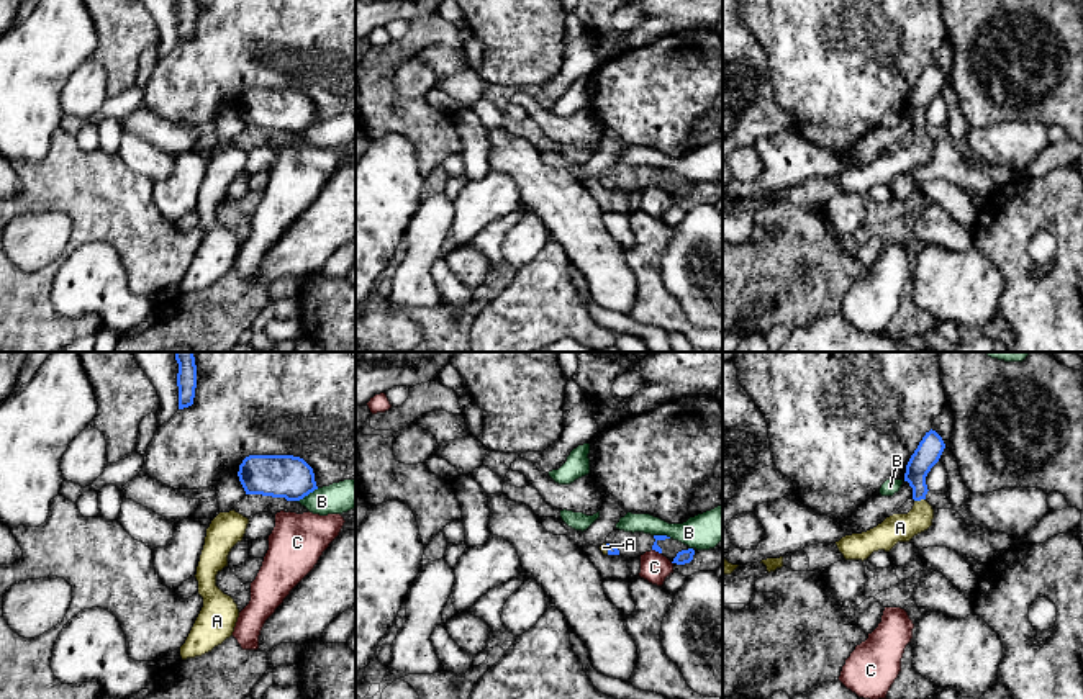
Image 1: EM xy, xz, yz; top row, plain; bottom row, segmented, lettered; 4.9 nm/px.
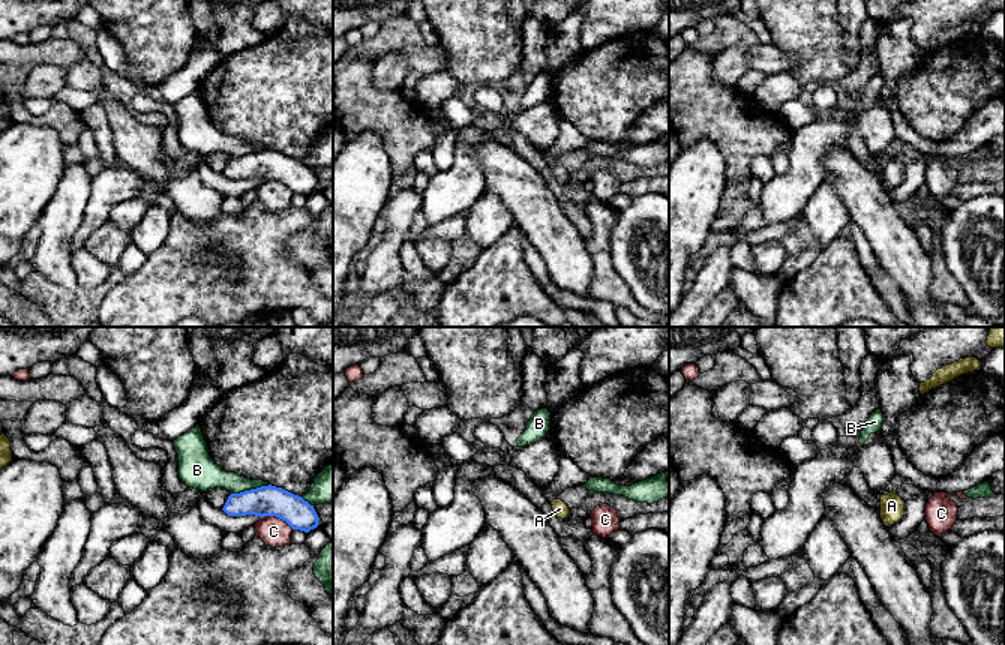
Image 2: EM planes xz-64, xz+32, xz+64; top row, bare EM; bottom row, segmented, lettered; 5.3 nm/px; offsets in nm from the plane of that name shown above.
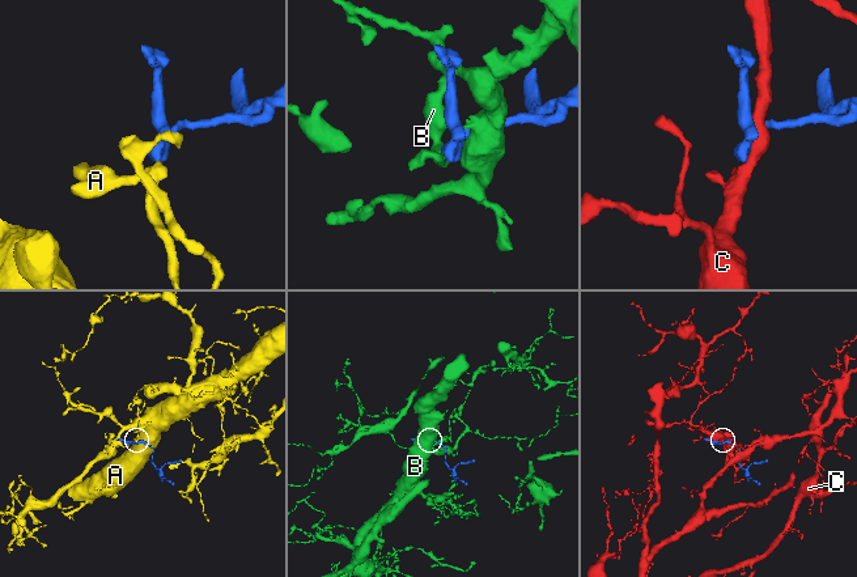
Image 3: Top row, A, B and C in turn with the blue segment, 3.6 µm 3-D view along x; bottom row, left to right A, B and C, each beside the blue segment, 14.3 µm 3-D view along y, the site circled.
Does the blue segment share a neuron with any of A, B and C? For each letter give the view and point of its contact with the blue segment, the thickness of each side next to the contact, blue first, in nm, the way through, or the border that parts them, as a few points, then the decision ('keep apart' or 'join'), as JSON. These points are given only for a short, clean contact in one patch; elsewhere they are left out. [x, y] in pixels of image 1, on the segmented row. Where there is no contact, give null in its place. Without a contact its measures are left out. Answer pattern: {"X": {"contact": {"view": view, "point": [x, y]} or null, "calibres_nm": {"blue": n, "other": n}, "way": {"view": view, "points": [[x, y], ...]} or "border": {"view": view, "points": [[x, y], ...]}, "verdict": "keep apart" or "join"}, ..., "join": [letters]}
{"A": {"contact": {"view": "yz", "point": [919, 500]}, "calibres_nm": {"blue": 120, "other": 140}, "way": {"view": "yz", "points": [[926, 455], [919, 464], [919, 500], [919, 509], [900, 527]]}, "verdict": "join"}, "B": {"contact": {"view": "xy", "point": [307, 495]}, "calibres_nm": {"blue": 220, "other": 150}, "verdict": "keep apart"}, "C": {"contact": {"view": "xz", "point": [657, 550]}, "calibres_nm": {"blue": 40, "other": 140}, "border": {"view": "xz", "points": [[652, 549], [661, 554]]}, "verdict": "keep apart"}, "join": ["A"]}

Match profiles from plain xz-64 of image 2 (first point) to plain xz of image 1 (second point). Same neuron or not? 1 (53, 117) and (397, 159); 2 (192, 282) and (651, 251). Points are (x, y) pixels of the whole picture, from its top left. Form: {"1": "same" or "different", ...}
{"1": "different", "2": "same"}

